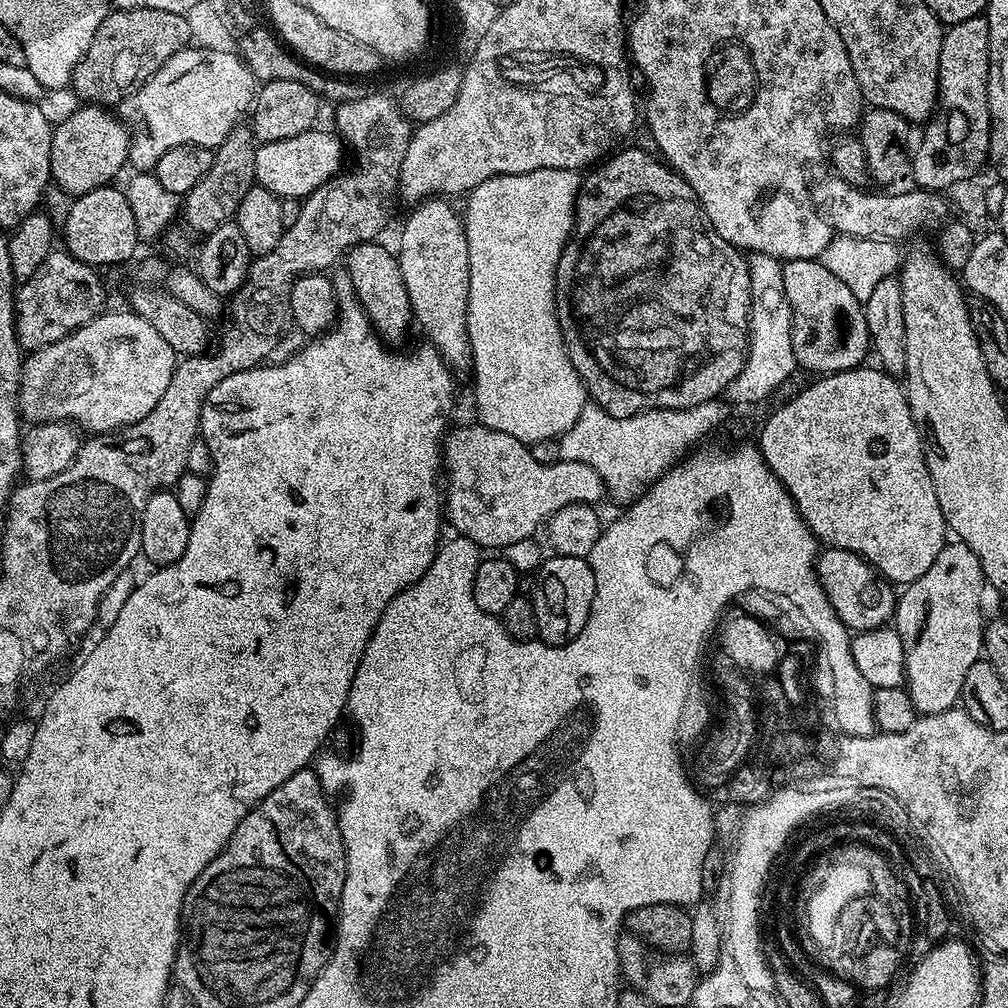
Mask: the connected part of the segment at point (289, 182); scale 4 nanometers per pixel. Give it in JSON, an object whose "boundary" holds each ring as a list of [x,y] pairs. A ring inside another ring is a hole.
{"boundary":[[[311,130],[294,138],[261,143],[256,149],[254,158],[256,184],[281,198],[303,198],[314,190],[323,188],[345,167],[346,148],[339,135],[331,131],[330,133],[318,131]]]}

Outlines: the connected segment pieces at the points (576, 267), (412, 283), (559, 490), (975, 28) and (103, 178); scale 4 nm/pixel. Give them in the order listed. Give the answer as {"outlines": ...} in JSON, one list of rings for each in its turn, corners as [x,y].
{"outlines":[[[[628,148],[625,152],[619,152],[609,155],[603,163],[593,167],[587,173],[589,176],[585,175],[583,177],[580,185],[580,195],[576,197],[574,231],[556,267],[556,316],[560,320],[560,329],[564,335],[566,350],[570,354],[570,362],[574,362],[574,370],[578,370],[580,380],[584,383],[584,392],[587,395],[592,395],[590,397],[591,403],[598,405],[602,410],[606,410],[606,414],[610,414],[614,418],[626,418],[655,408],[689,408],[690,406],[698,406],[698,402],[710,402],[723,397],[724,391],[728,389],[730,382],[734,382],[734,378],[738,378],[738,374],[744,369],[745,360],[748,359],[748,311],[750,310],[750,270],[748,269],[748,261],[742,255],[741,249],[735,248],[734,245],[726,242],[716,233],[714,226],[706,218],[694,190],[690,190],[688,183],[677,172],[673,172],[663,159],[657,158],[655,155],[652,157],[650,153],[643,152],[640,148]]],[[[425,198],[415,205],[400,232],[398,259],[402,270],[402,282],[406,282],[406,294],[410,298],[415,323],[425,332],[427,343],[436,349],[441,360],[453,370],[467,369],[472,363],[472,347],[466,326],[468,291],[470,290],[470,258],[464,233],[464,222],[459,211],[451,208],[444,198]]],[[[473,423],[473,428],[453,427],[447,433],[442,445],[442,464],[446,469],[446,491],[442,503],[446,509],[446,520],[456,527],[459,535],[470,538],[481,549],[508,548],[511,544],[520,544],[527,536],[541,531],[551,516],[571,504],[599,505],[600,496],[605,495],[604,484],[582,462],[559,460],[555,464],[543,465],[531,454],[531,447],[510,434],[495,432],[483,424]]],[[[987,15],[966,18],[966,22],[951,25],[942,38],[942,54],[938,58],[938,90],[936,111],[923,125],[924,137],[910,158],[910,176],[917,187],[925,191],[945,191],[954,183],[979,172],[988,160],[990,150],[990,106],[988,105],[988,75],[990,74],[990,26]]],[[[85,103],[52,130],[50,166],[53,183],[73,197],[107,187],[129,161],[130,136],[115,111],[99,104]]]]}

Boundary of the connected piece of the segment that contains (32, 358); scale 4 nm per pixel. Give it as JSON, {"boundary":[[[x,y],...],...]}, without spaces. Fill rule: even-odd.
{"boundary":[[[105,310],[90,322],[86,322],[86,326],[74,330],[69,336],[54,342],[50,346],[38,349],[25,359],[20,382],[20,415],[25,421],[32,424],[48,424],[52,420],[75,422],[85,433],[103,434],[123,430],[126,426],[146,418],[146,414],[150,414],[150,410],[154,410],[154,406],[158,406],[158,398],[162,398],[162,394],[166,394],[166,390],[172,381],[172,375],[178,363],[178,354],[172,349],[170,342],[166,342],[166,338],[162,338],[162,334],[158,334],[158,330],[154,330],[154,326],[150,326],[150,322],[146,322],[146,318],[142,318],[137,312],[131,310],[123,311],[111,312],[111,310]]]}

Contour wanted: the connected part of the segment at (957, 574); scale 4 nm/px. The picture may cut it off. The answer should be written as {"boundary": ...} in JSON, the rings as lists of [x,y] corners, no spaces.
{"boundary":[[[948,542],[930,570],[899,593],[894,627],[902,638],[906,691],[920,716],[957,707],[962,682],[966,682],[970,666],[982,656],[980,603],[984,588],[982,562],[978,562],[974,550],[959,542]]]}

